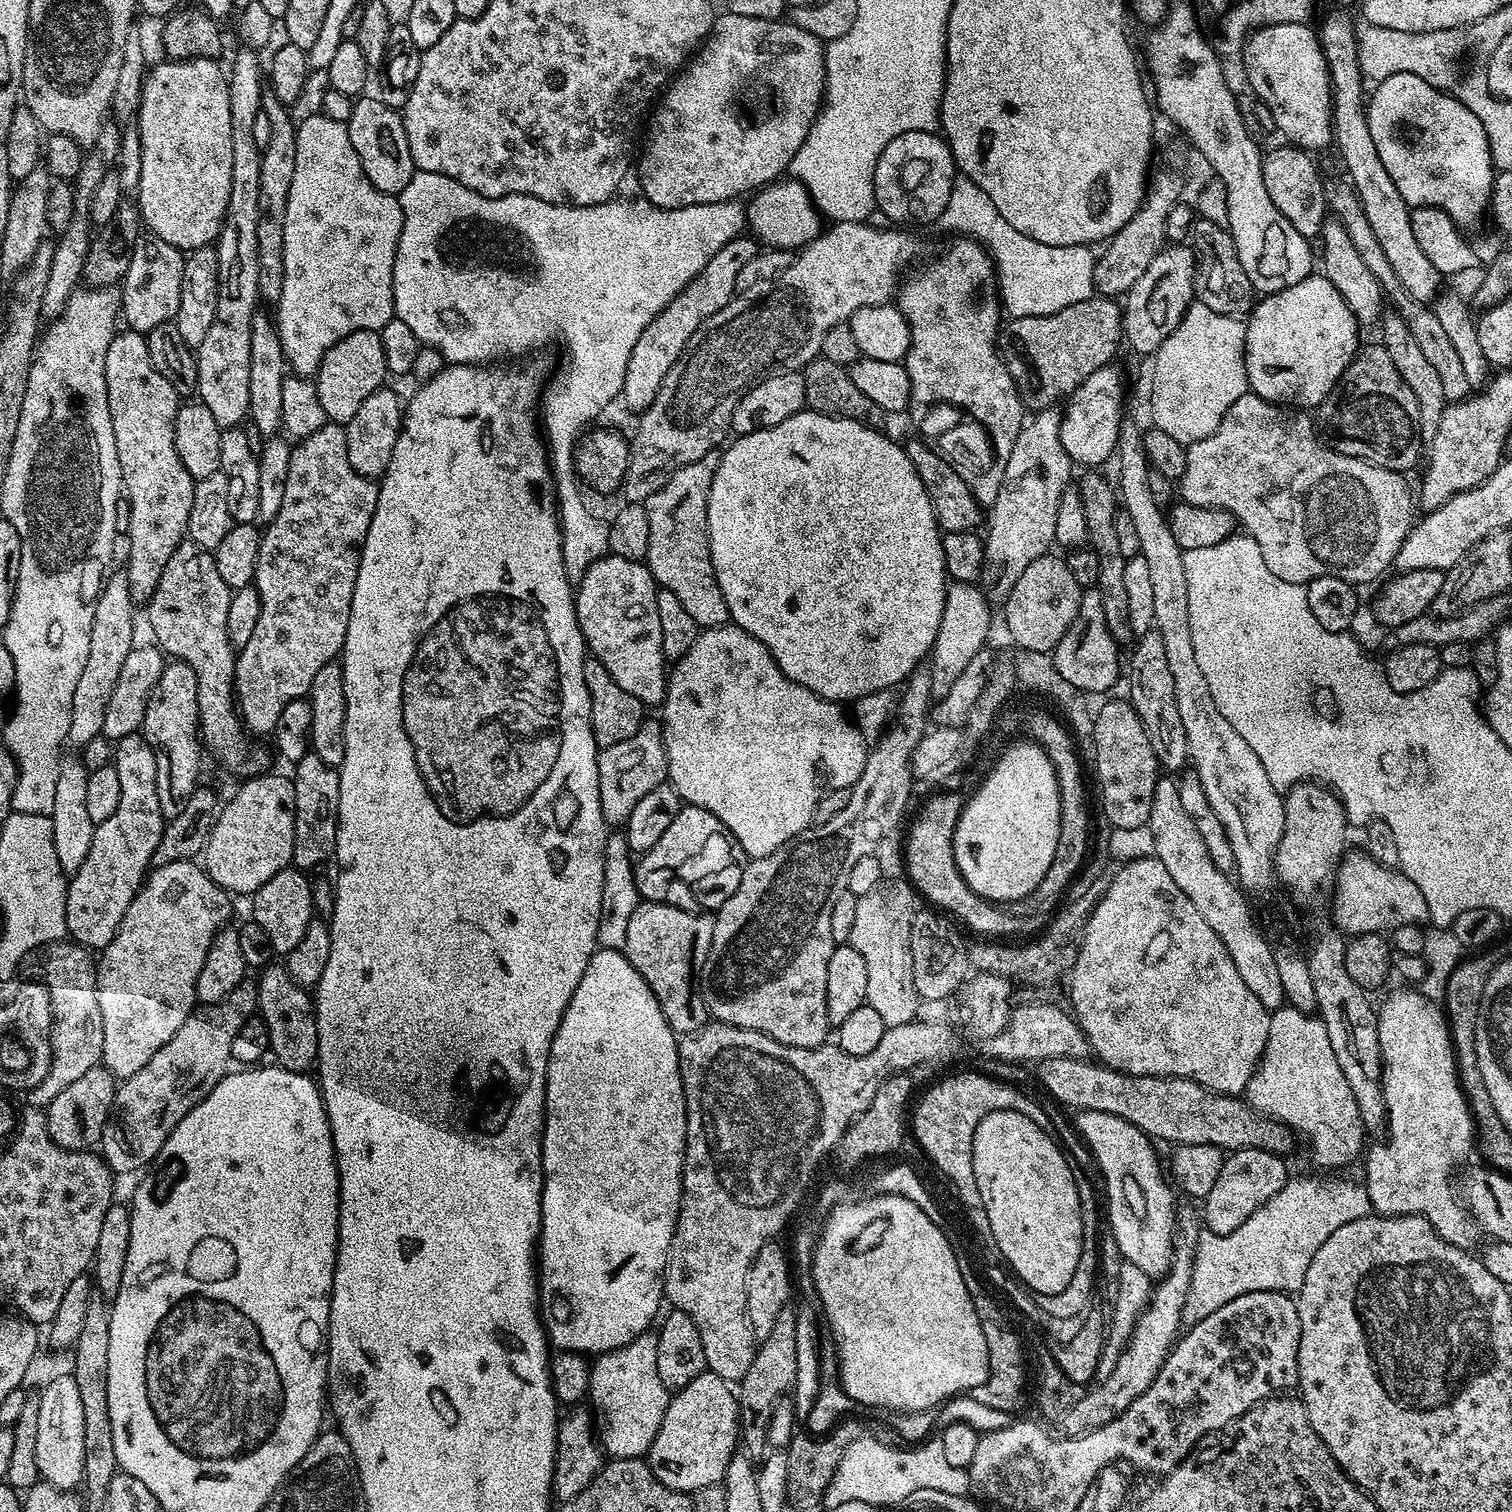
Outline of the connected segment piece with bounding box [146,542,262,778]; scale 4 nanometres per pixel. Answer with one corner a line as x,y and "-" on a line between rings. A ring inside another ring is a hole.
182,542
170,554
158,578
158,586
146,602
146,608
148,608
148,624
152,627
151,639
158,645
160,651
169,657
185,660
198,678
198,714
203,747
207,751
209,748
216,755
216,760
222,767
237,772
240,778
251,778
261,775
262,768
259,758
252,753
252,744
248,741
250,736
234,699
238,652
226,634
227,615
233,593
233,589
228,588
226,582
222,582
222,574
218,574
216,557
212,552
191,542

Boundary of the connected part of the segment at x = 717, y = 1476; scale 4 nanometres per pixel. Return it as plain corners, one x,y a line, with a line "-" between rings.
706,1370
669,1399
662,1426
658,1426
658,1434
648,1447
646,1462
658,1482
675,1492
691,1494
702,1490
702,1486
714,1486
723,1481
740,1443
737,1393
729,1381

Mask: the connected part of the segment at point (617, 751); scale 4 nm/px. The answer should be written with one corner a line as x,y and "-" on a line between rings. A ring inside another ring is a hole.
645,719
644,723
626,742
614,742
614,746
599,749
598,798
602,802
602,818
605,825
627,825
634,806
654,786
665,783
668,774
668,759
664,753
664,733
659,719

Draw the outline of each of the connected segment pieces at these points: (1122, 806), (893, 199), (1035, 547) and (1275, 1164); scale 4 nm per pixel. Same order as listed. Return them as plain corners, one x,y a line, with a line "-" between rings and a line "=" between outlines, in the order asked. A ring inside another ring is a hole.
1127,699
1106,701
1095,709
1094,717
1091,755
1096,756
1096,780
1100,783
1104,816
1112,828
1122,830
1147,824
1154,790
1162,779
1154,746
1150,746
1150,738
1146,738
1146,730
=
907,132
898,134
882,150
878,166
874,166
874,194
876,207
889,216
896,226
928,224
939,221
946,202
950,202
950,190
954,186
958,169
956,159
948,149
948,142
936,132
=
1053,406
1039,409
1033,416
1035,417
1031,417
1025,423
1015,439
1014,449
1010,452
1010,459
1002,478
1002,490
998,490
998,498
990,506
989,512
992,513
989,516
987,513
986,516
988,536
986,535
984,540
984,553
987,563
996,567
996,592
1000,598
1008,594
1030,562
1050,552
1056,539
1054,518
1058,515
1058,502
1070,486
1068,478
1072,463
1061,442
1061,411
=
1261,1148
1227,1153
1210,1194
1202,1197
1203,1227
1214,1234
1230,1234
1230,1230
1238,1230
1238,1226
1242,1226
1242,1222
1246,1222
1246,1218
1250,1218
1254,1210
1266,1206
1266,1202
1270,1202
1270,1198
1274,1198
1274,1194
1278,1194
1278,1190
1282,1190
1282,1186
1290,1178
1284,1160
1283,1155

